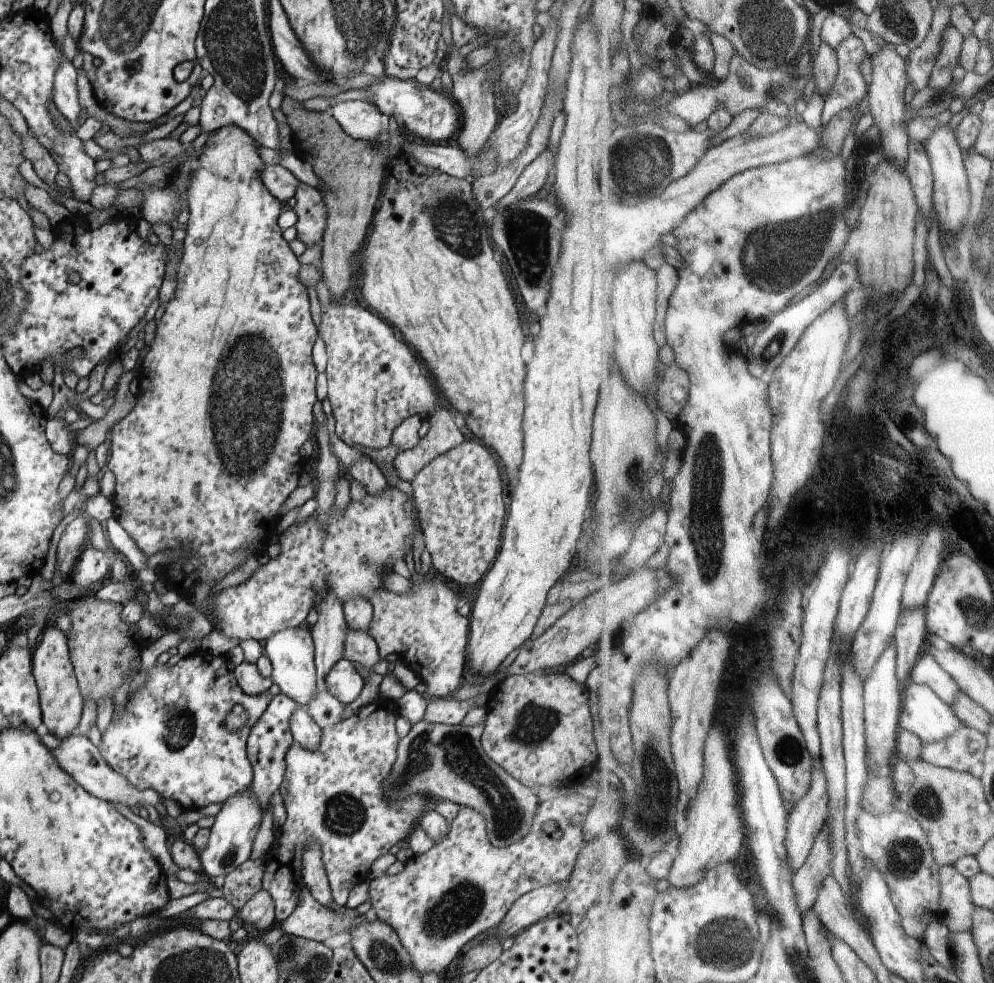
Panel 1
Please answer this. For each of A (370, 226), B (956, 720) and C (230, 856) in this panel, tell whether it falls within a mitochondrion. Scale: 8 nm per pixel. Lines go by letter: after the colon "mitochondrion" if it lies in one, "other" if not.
A: other
B: other
C: mitochondrion

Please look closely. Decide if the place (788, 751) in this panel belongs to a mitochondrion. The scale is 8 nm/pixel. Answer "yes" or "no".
yes

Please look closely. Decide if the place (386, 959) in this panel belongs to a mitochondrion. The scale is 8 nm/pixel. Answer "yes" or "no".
yes

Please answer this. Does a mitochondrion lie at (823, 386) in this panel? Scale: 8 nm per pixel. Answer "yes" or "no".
no

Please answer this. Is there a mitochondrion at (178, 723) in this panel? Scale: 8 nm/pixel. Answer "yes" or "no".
yes

